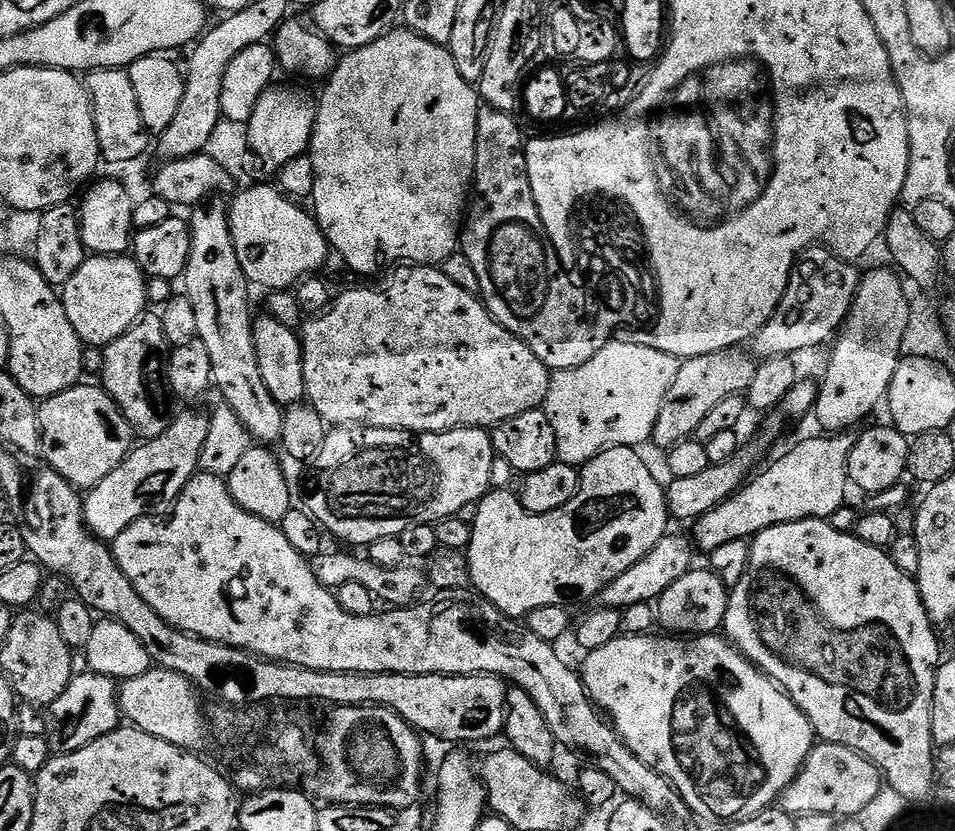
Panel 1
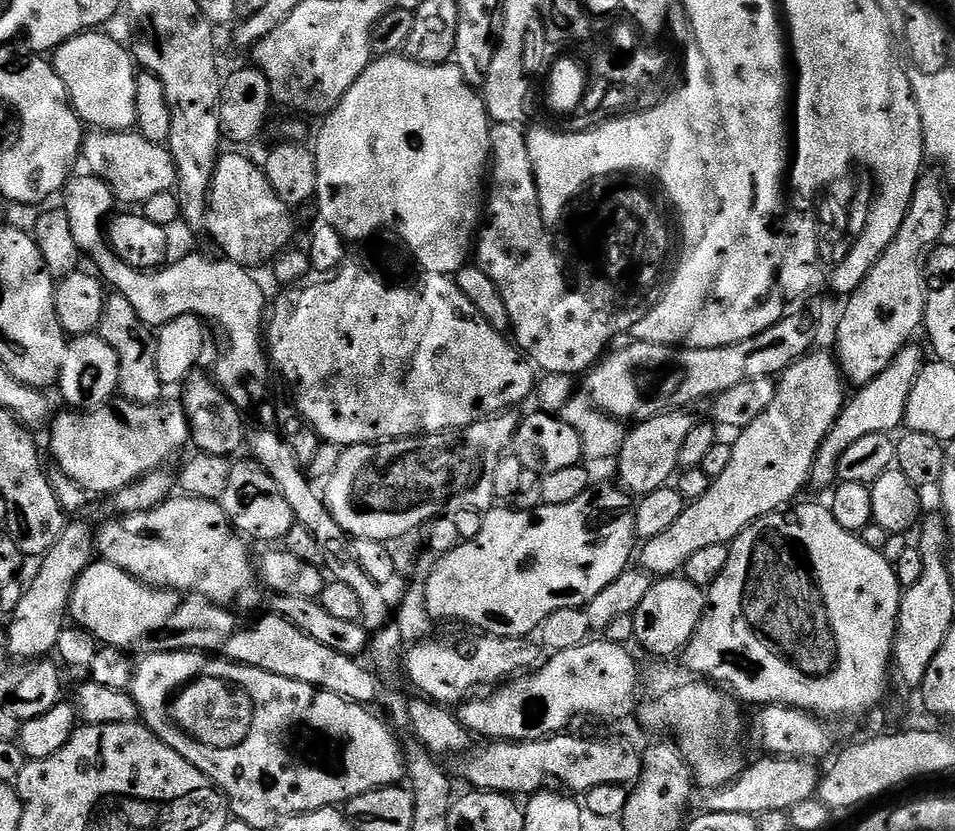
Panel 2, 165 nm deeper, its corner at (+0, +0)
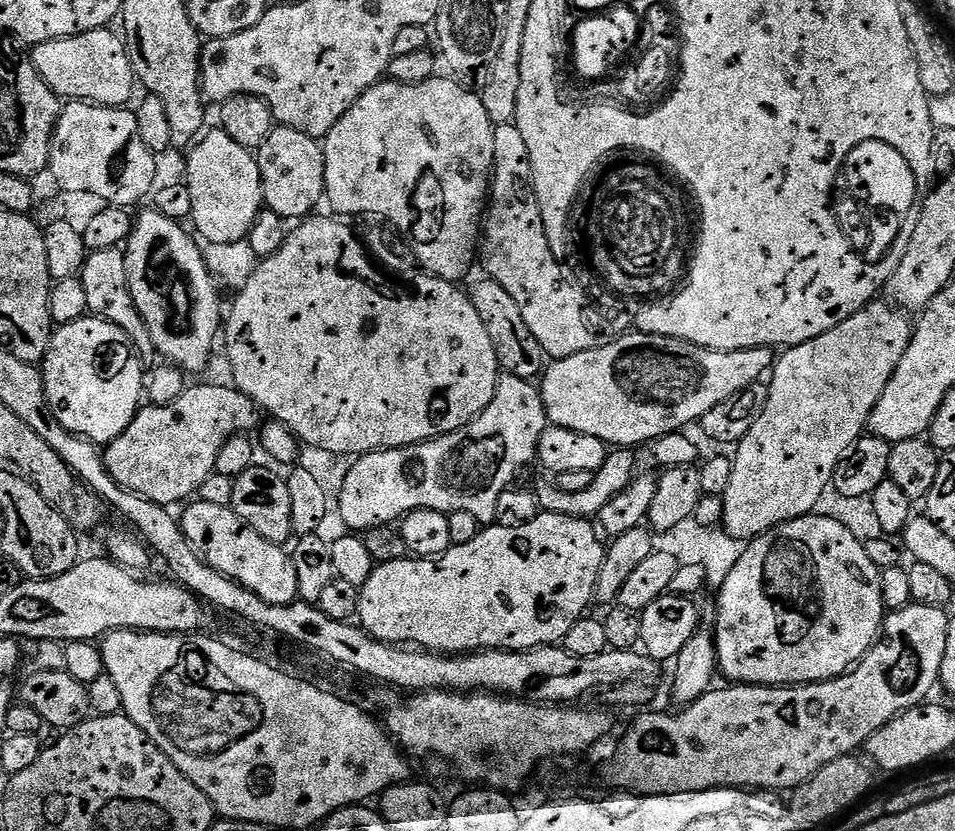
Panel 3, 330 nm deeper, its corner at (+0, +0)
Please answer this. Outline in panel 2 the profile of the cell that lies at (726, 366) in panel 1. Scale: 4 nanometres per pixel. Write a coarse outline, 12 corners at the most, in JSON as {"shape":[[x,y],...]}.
{"shape":[[688,410],[639,421],[625,435],[618,484],[642,498],[680,468],[698,422]]}

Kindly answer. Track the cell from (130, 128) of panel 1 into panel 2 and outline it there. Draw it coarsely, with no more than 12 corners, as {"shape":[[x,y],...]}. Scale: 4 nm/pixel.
{"shape":[[104,30],[50,63],[89,129],[136,128],[138,65]]}

